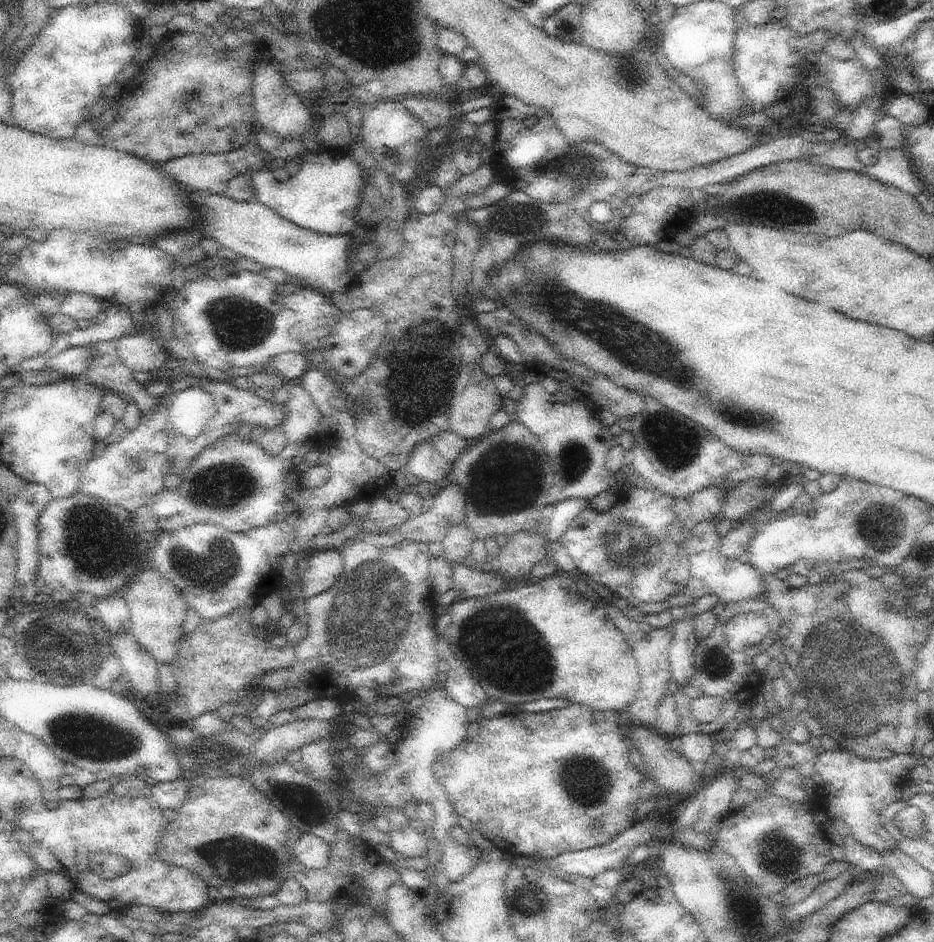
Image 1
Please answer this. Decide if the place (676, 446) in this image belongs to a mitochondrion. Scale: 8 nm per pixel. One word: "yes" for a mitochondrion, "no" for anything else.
yes

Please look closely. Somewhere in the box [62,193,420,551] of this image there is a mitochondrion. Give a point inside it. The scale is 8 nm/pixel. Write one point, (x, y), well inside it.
(229, 485)

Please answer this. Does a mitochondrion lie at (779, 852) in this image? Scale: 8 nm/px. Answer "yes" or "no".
yes

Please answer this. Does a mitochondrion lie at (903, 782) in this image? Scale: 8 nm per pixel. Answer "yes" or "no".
no

